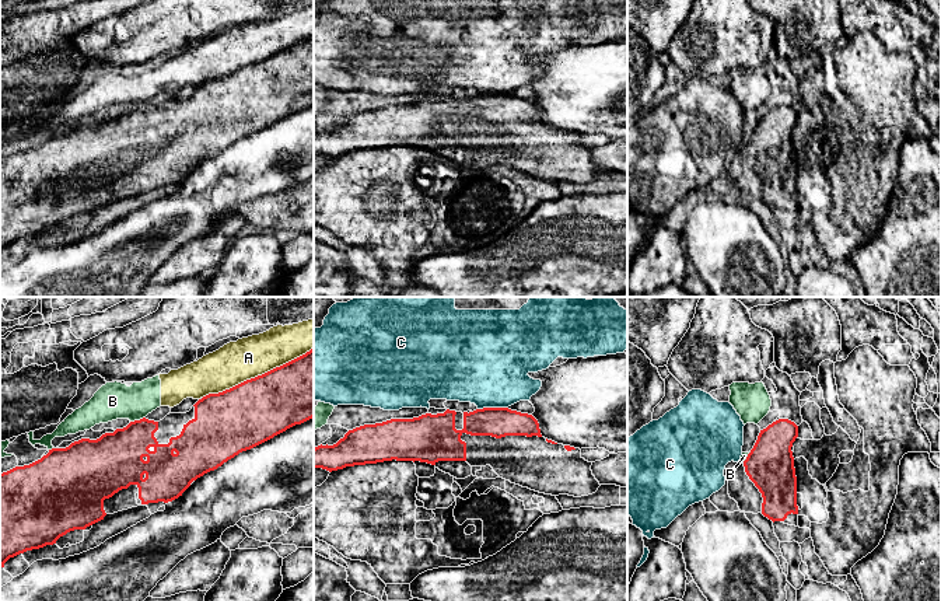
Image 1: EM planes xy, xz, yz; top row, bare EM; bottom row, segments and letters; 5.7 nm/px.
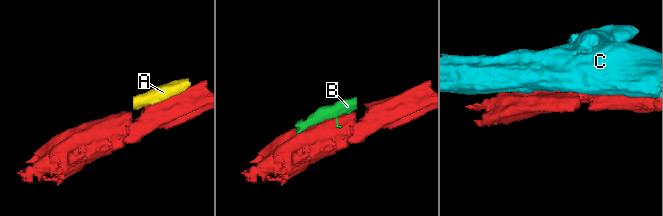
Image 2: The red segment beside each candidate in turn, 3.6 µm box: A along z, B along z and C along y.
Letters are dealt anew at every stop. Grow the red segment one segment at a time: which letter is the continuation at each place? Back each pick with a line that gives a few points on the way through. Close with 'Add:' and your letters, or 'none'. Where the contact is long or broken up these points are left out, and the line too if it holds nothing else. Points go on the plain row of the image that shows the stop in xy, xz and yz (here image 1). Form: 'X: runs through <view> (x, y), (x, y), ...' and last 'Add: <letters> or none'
Add: none

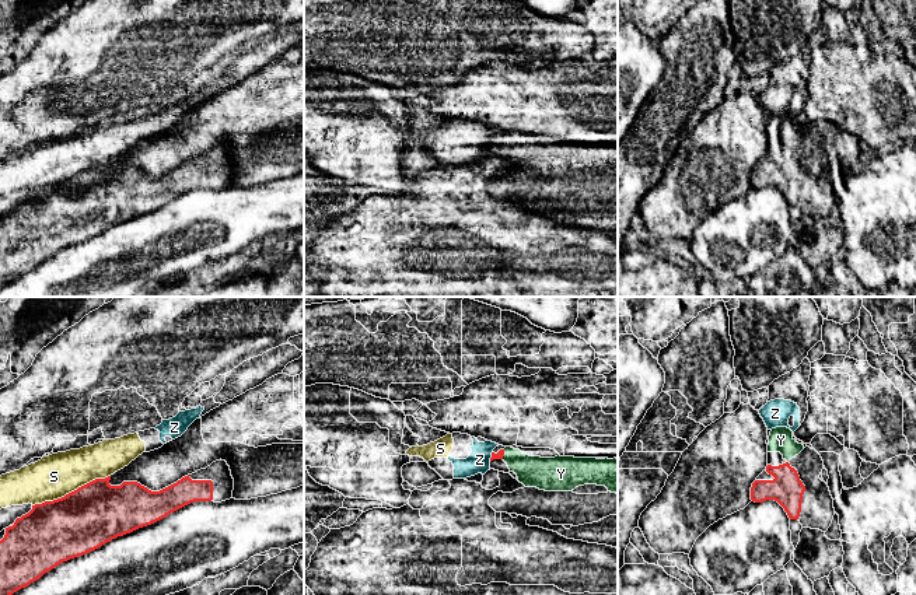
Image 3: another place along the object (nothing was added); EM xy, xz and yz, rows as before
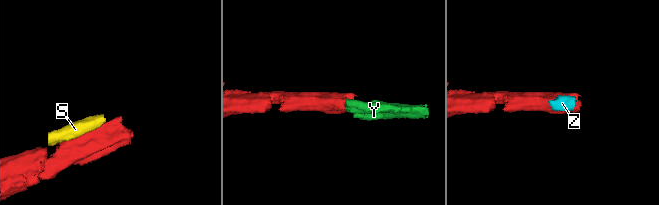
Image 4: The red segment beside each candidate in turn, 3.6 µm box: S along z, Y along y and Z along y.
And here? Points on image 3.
Add: Y

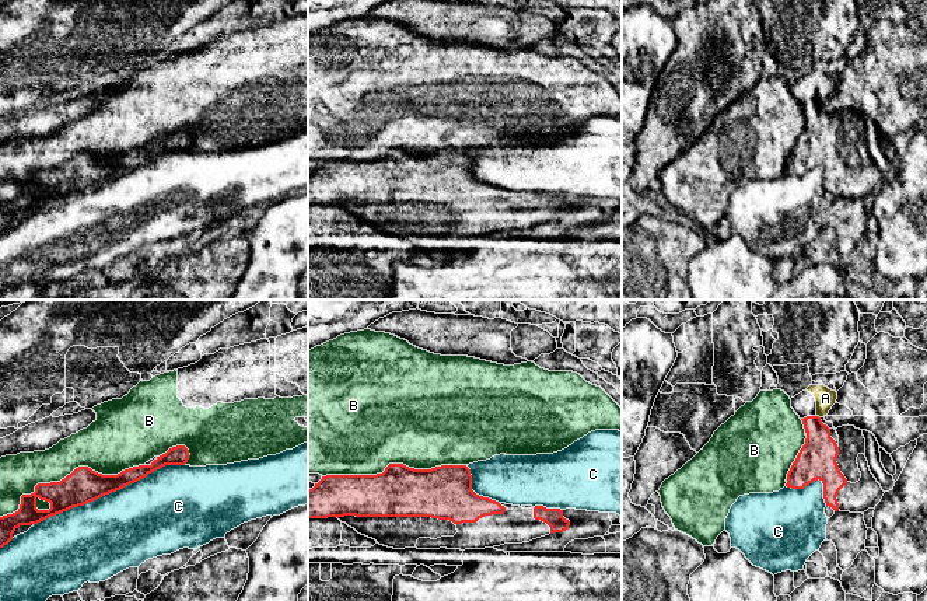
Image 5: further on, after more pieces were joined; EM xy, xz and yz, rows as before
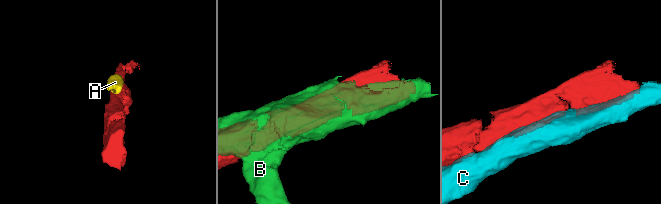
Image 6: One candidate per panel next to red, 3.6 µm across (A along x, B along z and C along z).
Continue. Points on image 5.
Add: none

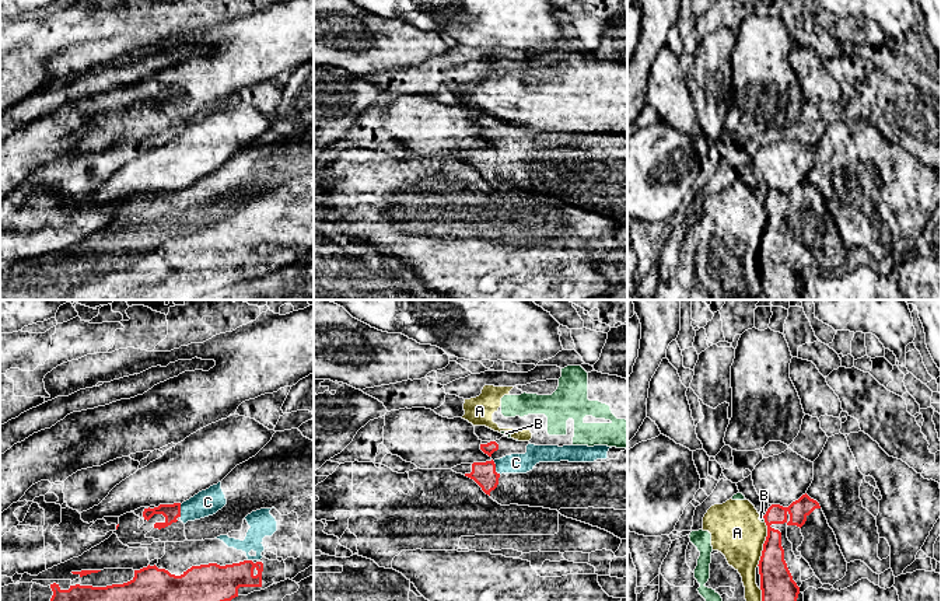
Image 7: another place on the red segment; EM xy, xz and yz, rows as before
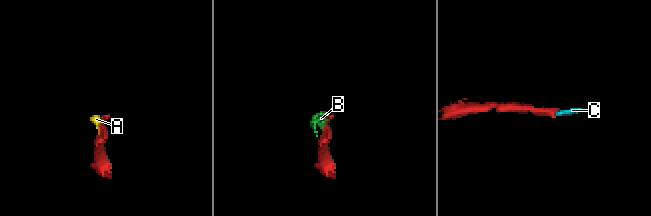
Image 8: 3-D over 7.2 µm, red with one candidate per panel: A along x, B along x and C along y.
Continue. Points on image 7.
Add: C

